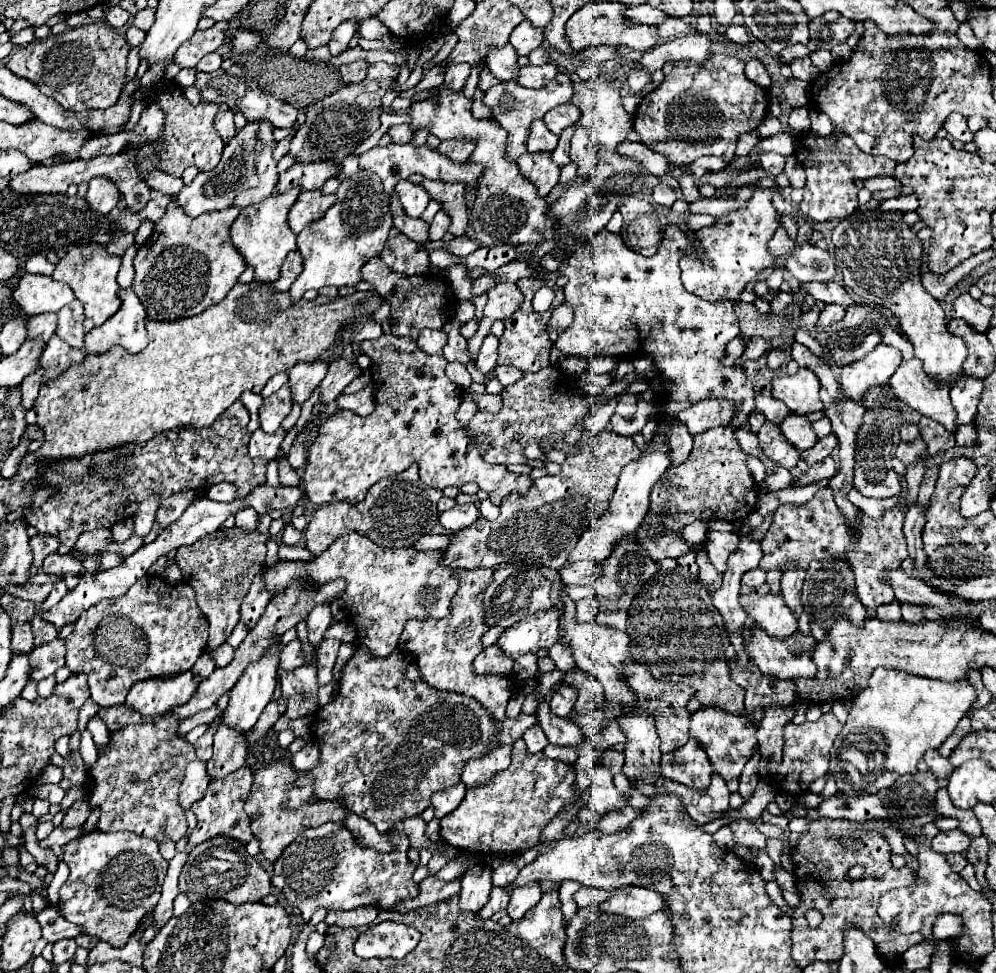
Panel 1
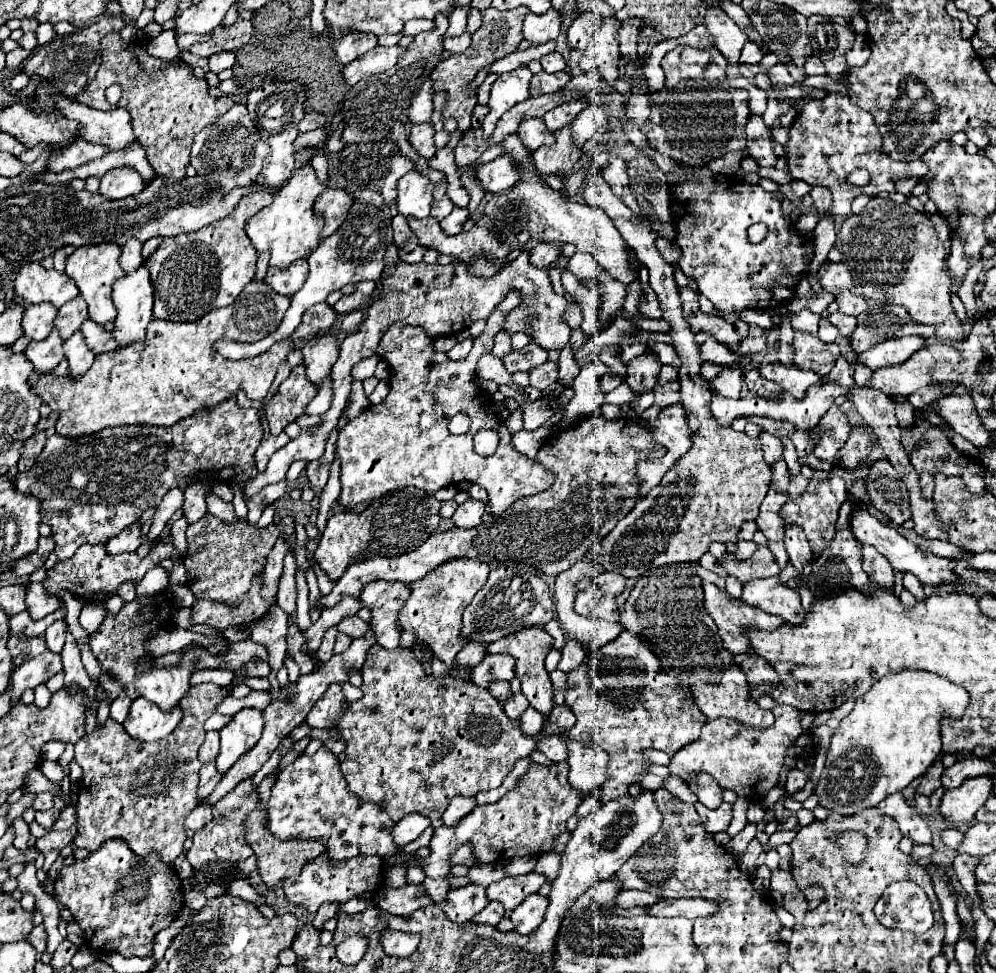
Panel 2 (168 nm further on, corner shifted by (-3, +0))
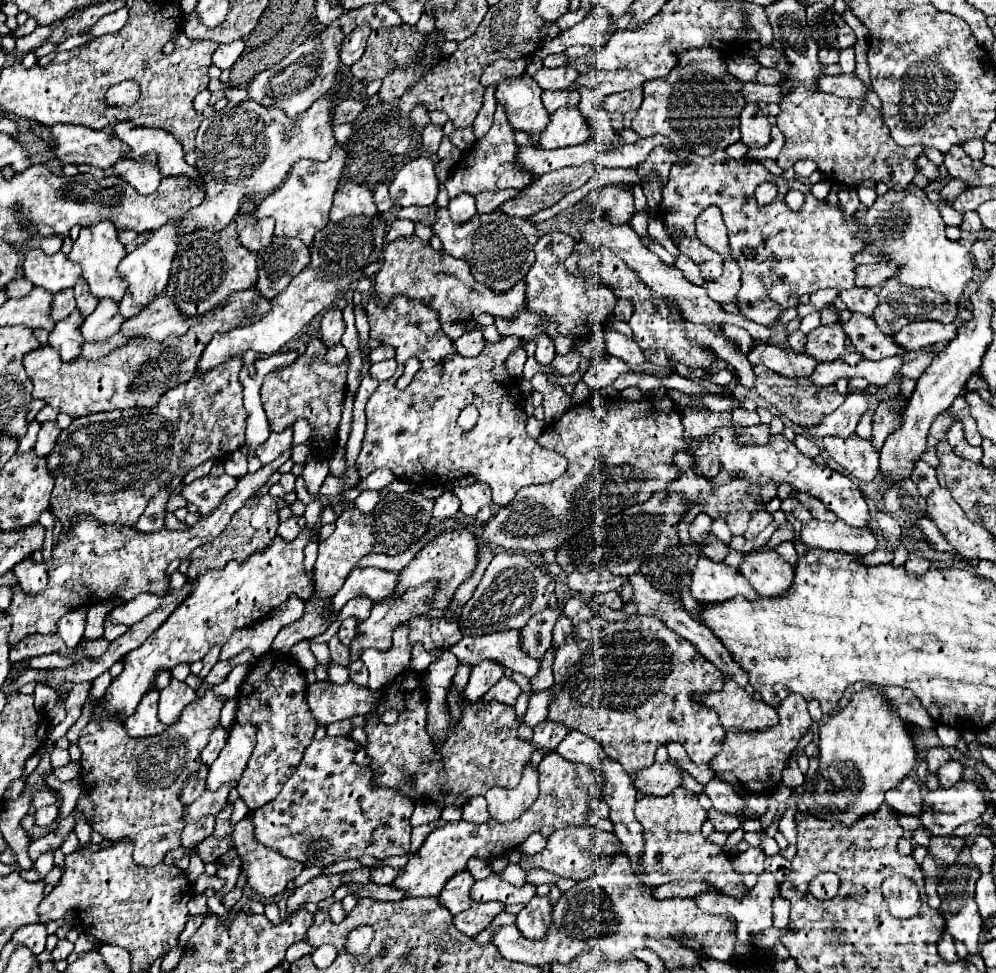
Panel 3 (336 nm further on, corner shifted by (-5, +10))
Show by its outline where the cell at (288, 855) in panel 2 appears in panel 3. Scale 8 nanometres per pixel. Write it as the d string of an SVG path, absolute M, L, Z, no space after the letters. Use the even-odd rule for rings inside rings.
M246 815L242 821L238 821L234 825L234 845L238 849L238 855L240 855L242 863L244 863L242 869L246 871L250 887L254 891L258 891L266 899L270 899L276 893L282 893L286 889L286 885L290 881L294 881L294 877L298 877L300 871L304 869L302 863L298 863L294 859L288 859L288 857L282 857L280 853L274 853L274 851L262 847L262 843L258 843L256 837L254 837L254 825L252 825L252 817L250 815Z

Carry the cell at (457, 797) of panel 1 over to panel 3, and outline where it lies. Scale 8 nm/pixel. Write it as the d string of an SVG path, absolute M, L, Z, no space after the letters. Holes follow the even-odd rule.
M482 795L470 797L466 801L466 805L462 805L462 819L470 821L470 823L482 823L490 817L488 809L486 809L486 799Z

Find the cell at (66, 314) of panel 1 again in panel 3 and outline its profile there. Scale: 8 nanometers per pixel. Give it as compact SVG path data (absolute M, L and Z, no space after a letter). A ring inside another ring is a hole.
M158 297L150 309L146 307L138 315L126 319L120 327L120 333L126 337L146 337L150 341L162 343L170 335L184 335L188 331L186 317L178 313L178 307L170 297Z

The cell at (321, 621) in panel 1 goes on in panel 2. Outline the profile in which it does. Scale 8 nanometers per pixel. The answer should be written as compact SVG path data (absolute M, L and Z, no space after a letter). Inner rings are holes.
M332 627L332 629L326 631L326 635L324 635L324 639L322 639L322 645L320 645L320 649L318 649L318 659L320 659L322 663L328 661L328 659L334 655L336 635L338 635L338 629L336 629L336 627Z

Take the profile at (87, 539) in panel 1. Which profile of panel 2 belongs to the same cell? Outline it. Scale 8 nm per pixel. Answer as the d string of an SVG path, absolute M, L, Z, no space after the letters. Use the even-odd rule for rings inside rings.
M136 521L132 523L130 527L126 527L120 535L112 537L108 543L106 543L106 549L108 553L126 553L126 551L136 551L140 545L142 545L142 523Z

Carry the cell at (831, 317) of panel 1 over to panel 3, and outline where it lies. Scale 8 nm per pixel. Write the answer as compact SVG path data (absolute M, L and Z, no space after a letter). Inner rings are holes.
M850 313L848 321L840 321L844 333L848 335L850 343L856 347L858 353L862 353L866 359L882 359L882 357L890 357L890 355L900 355L904 353L902 349L898 349L898 345L894 345L894 341L890 341L890 335L884 335L874 319L870 315L862 315L862 313Z

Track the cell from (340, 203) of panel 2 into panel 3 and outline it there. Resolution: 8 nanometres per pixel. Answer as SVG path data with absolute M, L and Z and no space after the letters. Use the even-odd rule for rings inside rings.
M344 183L334 193L334 203L330 209L330 221L340 221L344 217L352 215L368 215L372 217L376 213L376 203L372 197L372 191L358 185L358 183Z

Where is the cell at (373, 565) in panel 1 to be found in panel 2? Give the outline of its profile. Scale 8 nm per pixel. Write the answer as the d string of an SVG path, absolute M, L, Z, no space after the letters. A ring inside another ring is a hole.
M372 581L364 587L360 599L372 611L372 629L378 645L384 649L396 649L400 631L396 629L398 611L408 599L408 587L400 581Z

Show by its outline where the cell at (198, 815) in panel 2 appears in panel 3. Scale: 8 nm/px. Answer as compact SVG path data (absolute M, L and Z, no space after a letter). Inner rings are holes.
M214 815L186 823L182 831L182 847L196 847L204 837L212 833L212 829L214 829Z

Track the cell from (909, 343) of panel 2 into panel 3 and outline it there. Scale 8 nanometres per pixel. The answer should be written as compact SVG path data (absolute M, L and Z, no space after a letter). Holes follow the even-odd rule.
M914 321L902 327L898 333L894 333L892 339L904 351L918 351L918 349L928 349L940 341L950 341L954 333L956 327L952 323L944 325L938 321Z

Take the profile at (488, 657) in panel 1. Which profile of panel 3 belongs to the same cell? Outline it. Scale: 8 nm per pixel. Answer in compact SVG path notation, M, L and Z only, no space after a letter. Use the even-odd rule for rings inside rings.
M486 659L486 661L480 661L480 663L472 665L472 673L470 673L470 681L464 689L464 697L472 703L478 701L502 677L504 677L504 665L500 665L498 661Z

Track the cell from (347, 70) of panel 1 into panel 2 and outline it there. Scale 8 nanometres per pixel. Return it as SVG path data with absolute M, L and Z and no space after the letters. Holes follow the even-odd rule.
M374 47L372 51L360 55L356 61L352 61L350 65L346 65L344 69L344 77L350 85L370 77L370 75L376 75L376 73L382 73L390 67L394 67L400 59L400 55L404 55L406 47Z

